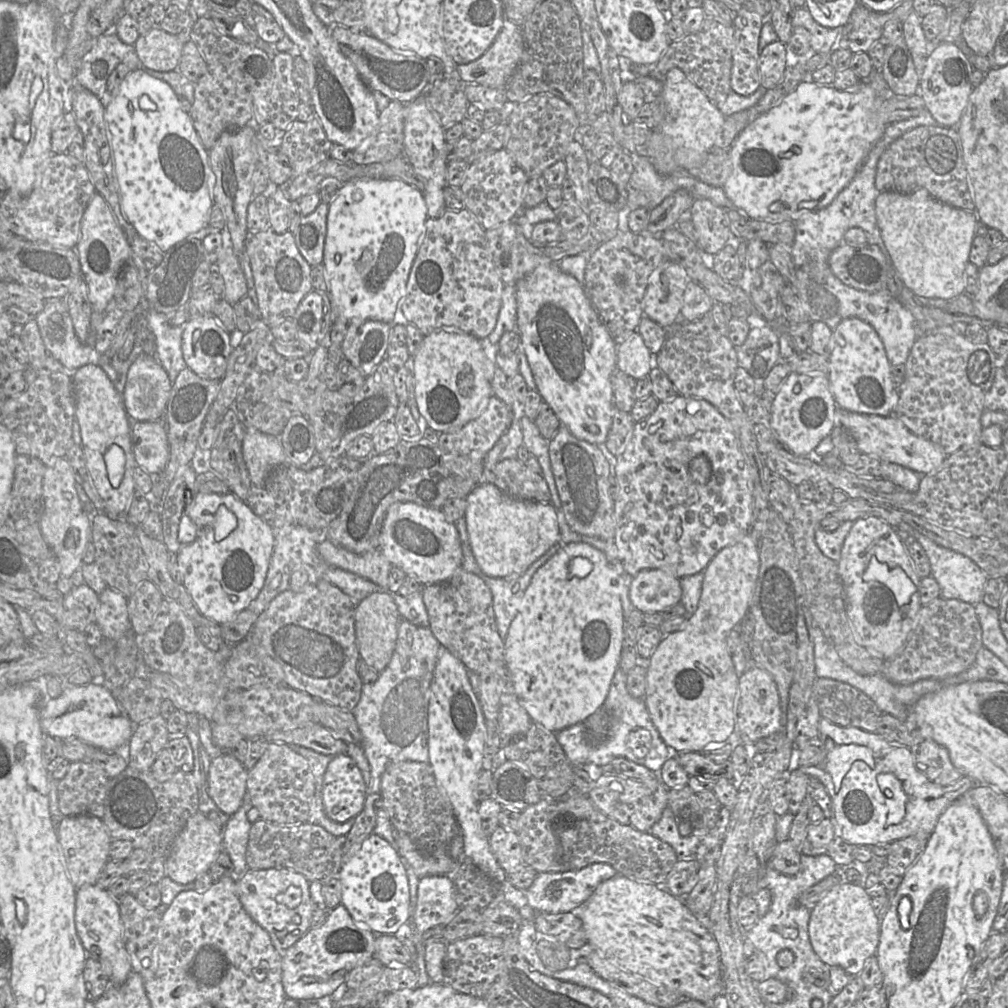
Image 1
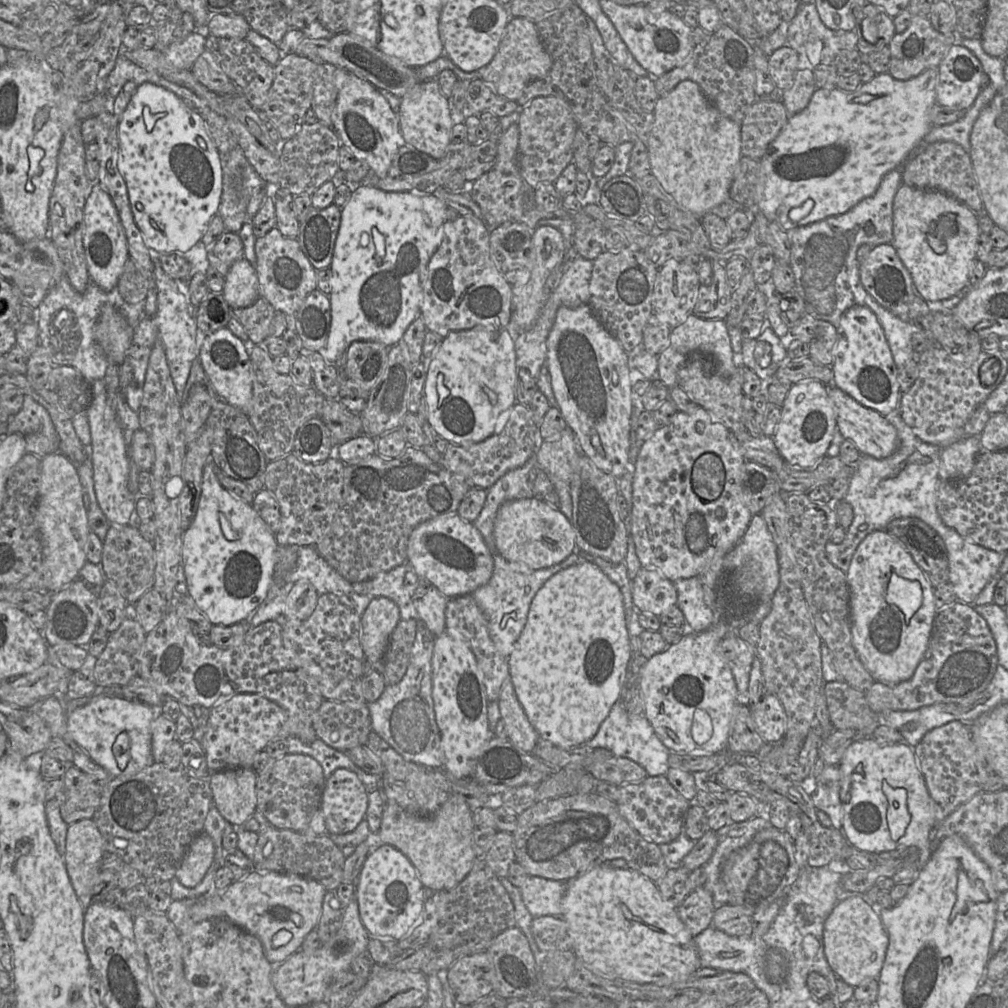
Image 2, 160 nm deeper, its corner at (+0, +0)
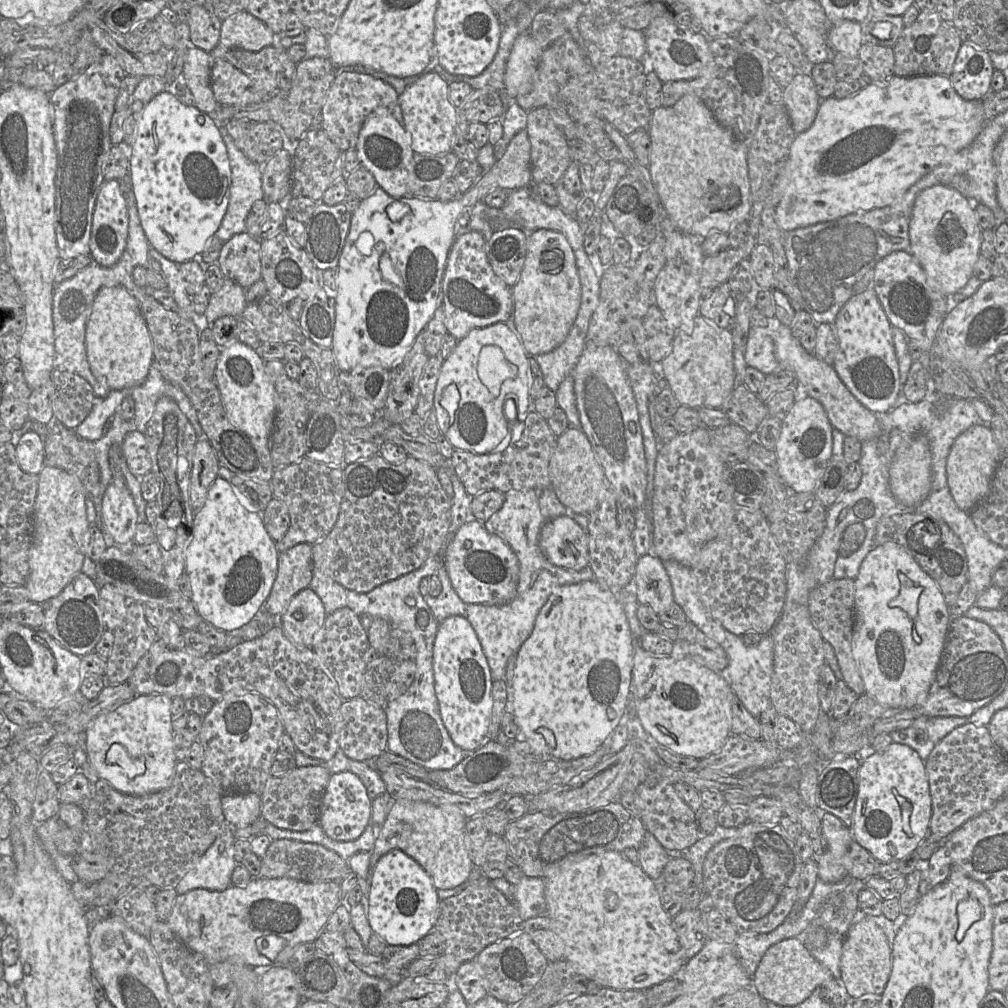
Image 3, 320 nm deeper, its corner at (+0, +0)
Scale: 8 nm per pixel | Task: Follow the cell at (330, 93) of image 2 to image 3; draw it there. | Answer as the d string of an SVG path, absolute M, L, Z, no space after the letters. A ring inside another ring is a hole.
M338 68L321 110L322 129L342 152L354 149L365 119L377 108L391 111L397 104L399 94L390 84L353 68Z

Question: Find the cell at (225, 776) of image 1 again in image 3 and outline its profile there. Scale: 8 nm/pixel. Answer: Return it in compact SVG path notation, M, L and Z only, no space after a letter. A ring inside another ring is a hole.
M227 793L221 797L226 822L233 828L250 826L260 817L261 799L256 793Z

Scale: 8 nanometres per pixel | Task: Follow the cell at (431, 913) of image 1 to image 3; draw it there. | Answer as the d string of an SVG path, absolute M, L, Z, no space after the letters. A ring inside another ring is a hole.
M419 943L408 946L387 945L381 954L365 951L356 966L369 976L397 983L403 978L404 969L419 957Z

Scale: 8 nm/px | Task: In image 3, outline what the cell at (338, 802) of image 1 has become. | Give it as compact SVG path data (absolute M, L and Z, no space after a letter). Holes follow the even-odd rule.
M347 771L333 773L321 799L318 824L333 840L356 840L371 823L371 803L372 800L368 797L366 788L357 775Z

